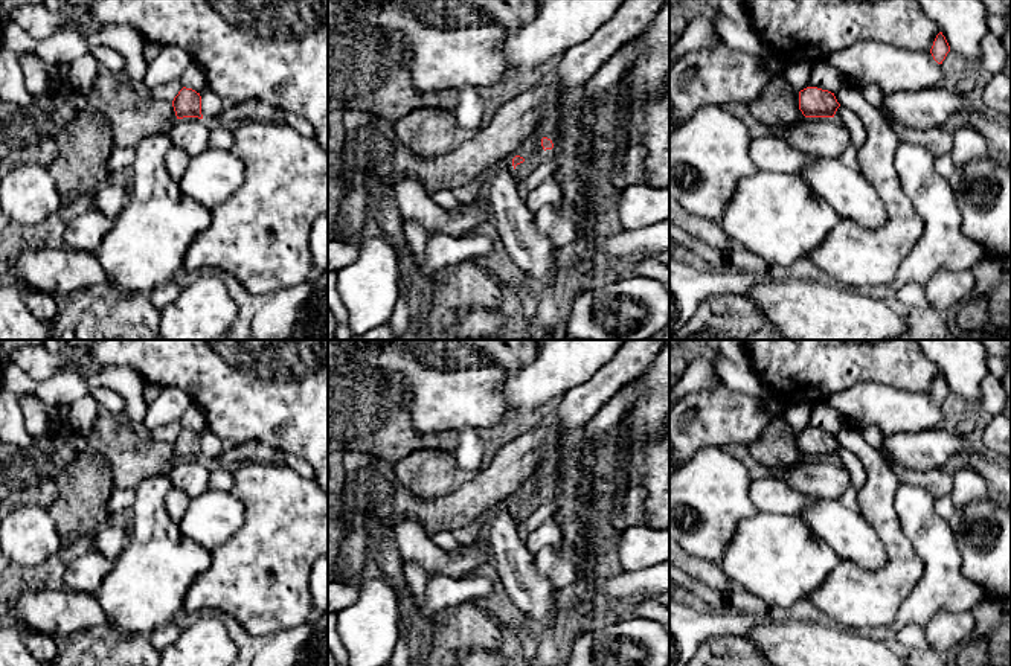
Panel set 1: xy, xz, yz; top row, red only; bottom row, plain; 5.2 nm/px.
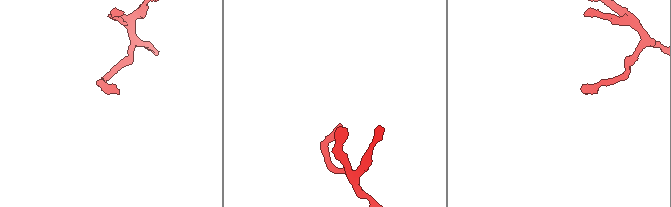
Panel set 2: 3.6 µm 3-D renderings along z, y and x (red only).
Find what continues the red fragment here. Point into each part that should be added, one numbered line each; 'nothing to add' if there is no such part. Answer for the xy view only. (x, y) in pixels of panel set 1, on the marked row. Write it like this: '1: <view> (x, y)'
1: xy (191, 134)

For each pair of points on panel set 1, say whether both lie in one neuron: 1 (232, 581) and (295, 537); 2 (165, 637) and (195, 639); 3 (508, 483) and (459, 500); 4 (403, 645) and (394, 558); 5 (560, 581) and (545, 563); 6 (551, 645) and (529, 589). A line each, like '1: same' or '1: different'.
1: same
2: different
3: same
4: same
5: same
6: same

